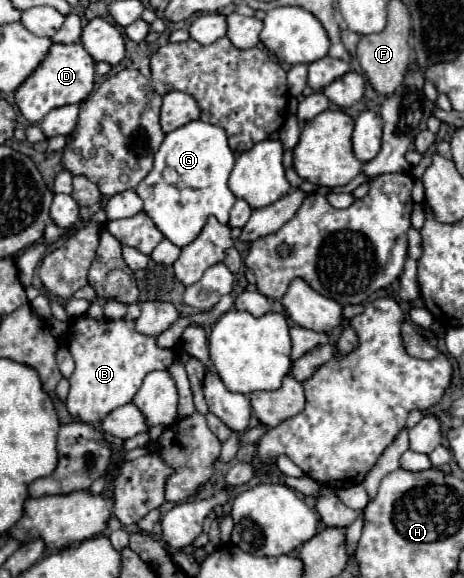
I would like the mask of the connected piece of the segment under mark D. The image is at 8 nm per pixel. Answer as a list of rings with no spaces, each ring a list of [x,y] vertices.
[[[52,44],[40,68],[16,90],[16,106],[28,122],[38,124],[50,110],[66,104],[80,104],[82,100],[86,100],[94,88],[94,74],[96,62],[82,44]]]

